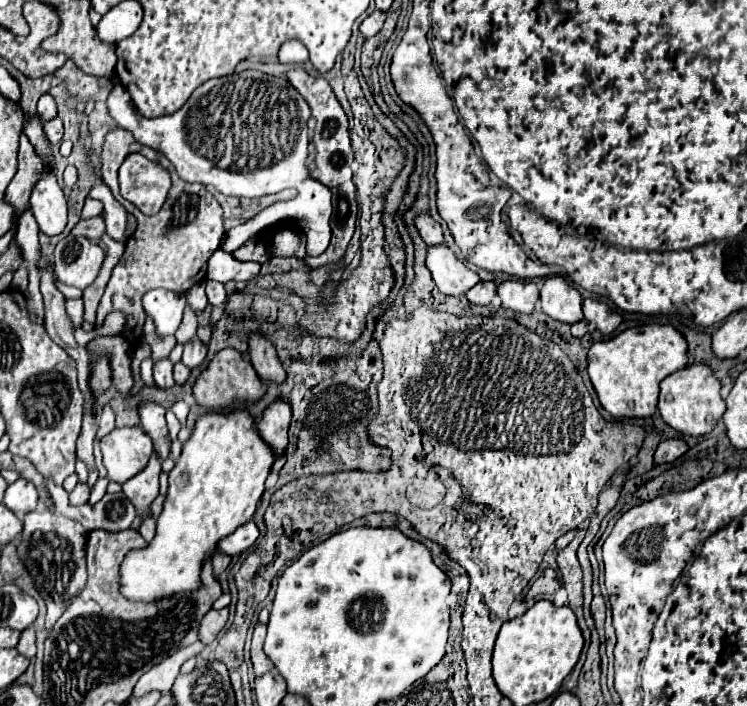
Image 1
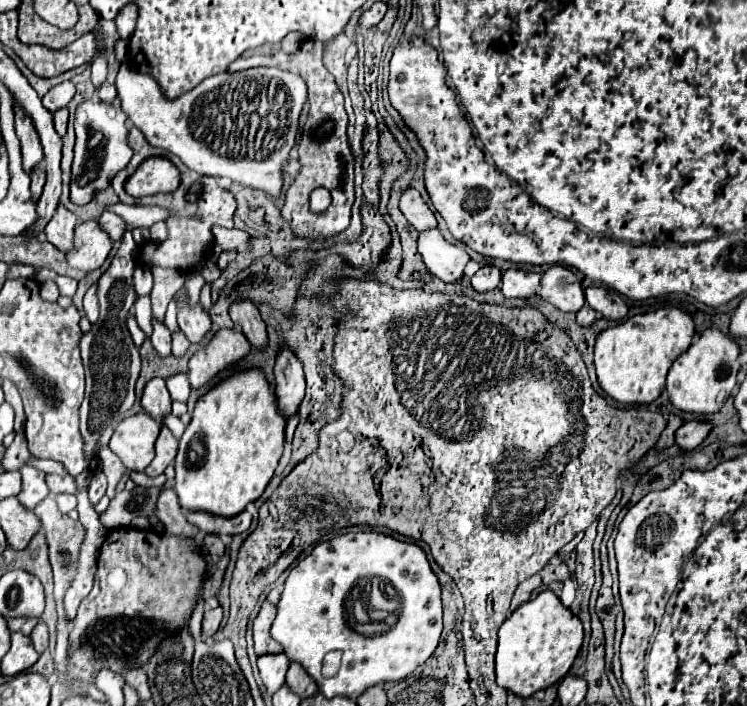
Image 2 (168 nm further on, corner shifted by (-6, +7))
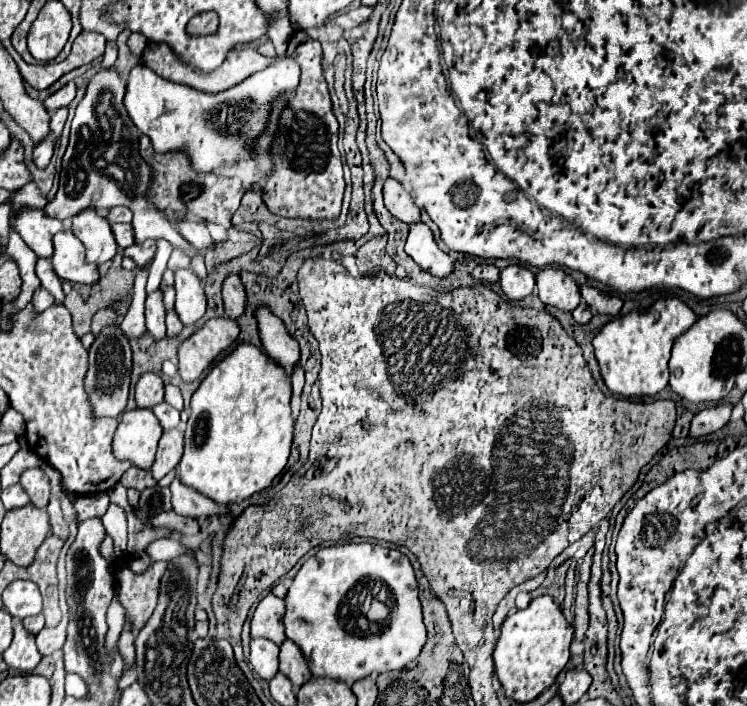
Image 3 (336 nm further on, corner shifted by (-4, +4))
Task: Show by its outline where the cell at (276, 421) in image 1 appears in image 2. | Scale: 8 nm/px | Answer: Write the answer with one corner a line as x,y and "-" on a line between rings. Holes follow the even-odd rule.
283,345
277,353
275,361
275,393
279,409
285,417
297,413
299,403
305,395
305,377
303,363
295,357
295,353

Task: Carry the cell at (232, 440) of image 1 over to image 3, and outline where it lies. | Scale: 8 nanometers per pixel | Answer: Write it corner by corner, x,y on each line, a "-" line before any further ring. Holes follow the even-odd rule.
241,344
235,352
223,358
201,382
197,392
191,398
191,416
185,430
185,454
179,462
179,480
181,484
201,492
217,504
233,504
235,500
247,500
255,492
261,492
271,486
273,478
285,468
291,438
293,438
293,420
291,420
291,382
287,374
277,364
251,344

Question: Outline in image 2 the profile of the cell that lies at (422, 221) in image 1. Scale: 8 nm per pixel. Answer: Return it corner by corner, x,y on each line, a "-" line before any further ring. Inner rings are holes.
409,187
403,191
401,199
399,199
399,209
405,215
405,219
417,229
417,231
425,231
425,229
433,229
437,227
435,215
433,211
423,203
421,195

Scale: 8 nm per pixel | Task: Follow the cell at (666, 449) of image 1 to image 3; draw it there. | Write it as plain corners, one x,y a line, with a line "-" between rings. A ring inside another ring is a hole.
721,404
715,408
705,408
701,410
693,420
691,420
691,428
689,428
689,436
691,438
701,438
707,436
711,432
717,432
719,428
723,428
729,422
731,416
731,404

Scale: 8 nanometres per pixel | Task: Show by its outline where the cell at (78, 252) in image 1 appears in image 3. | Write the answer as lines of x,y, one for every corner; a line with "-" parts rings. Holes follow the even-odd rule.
85,210
73,218
71,224
73,234
85,244
87,248
87,262
93,264
105,264
117,254
117,242
113,238
109,222
97,214
95,210

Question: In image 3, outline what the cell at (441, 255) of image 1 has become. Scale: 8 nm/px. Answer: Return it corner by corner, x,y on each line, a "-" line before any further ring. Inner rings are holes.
411,224
409,238
405,244
405,252
429,274
437,278
447,278
453,272
455,258
443,252
437,242
433,240
433,232
427,224

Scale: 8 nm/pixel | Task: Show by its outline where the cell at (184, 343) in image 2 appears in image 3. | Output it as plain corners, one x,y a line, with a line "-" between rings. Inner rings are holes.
171,310
171,312
167,312
167,336
179,336
181,334
181,330
183,330
183,324
181,324
181,320
177,318
177,314

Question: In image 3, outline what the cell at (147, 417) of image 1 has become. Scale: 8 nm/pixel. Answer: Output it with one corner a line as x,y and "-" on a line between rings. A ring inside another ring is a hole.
145,374
135,386
137,408
153,408
163,402
163,380
159,374

